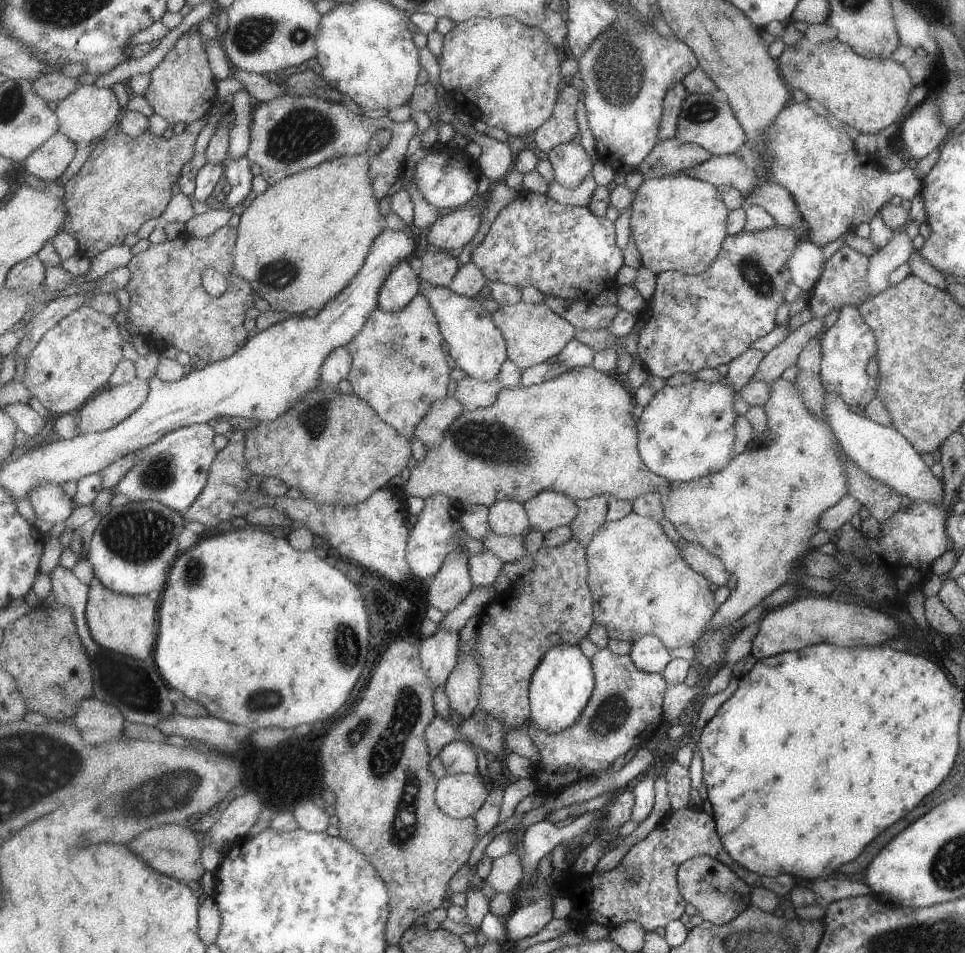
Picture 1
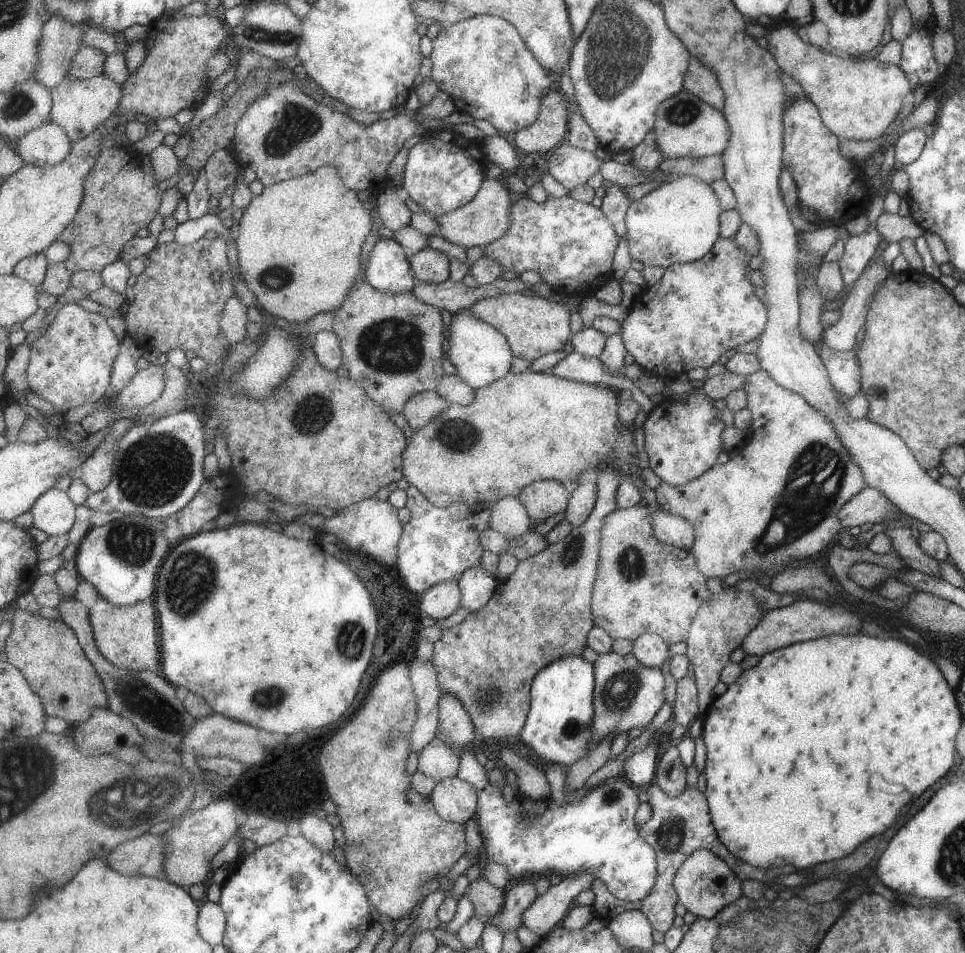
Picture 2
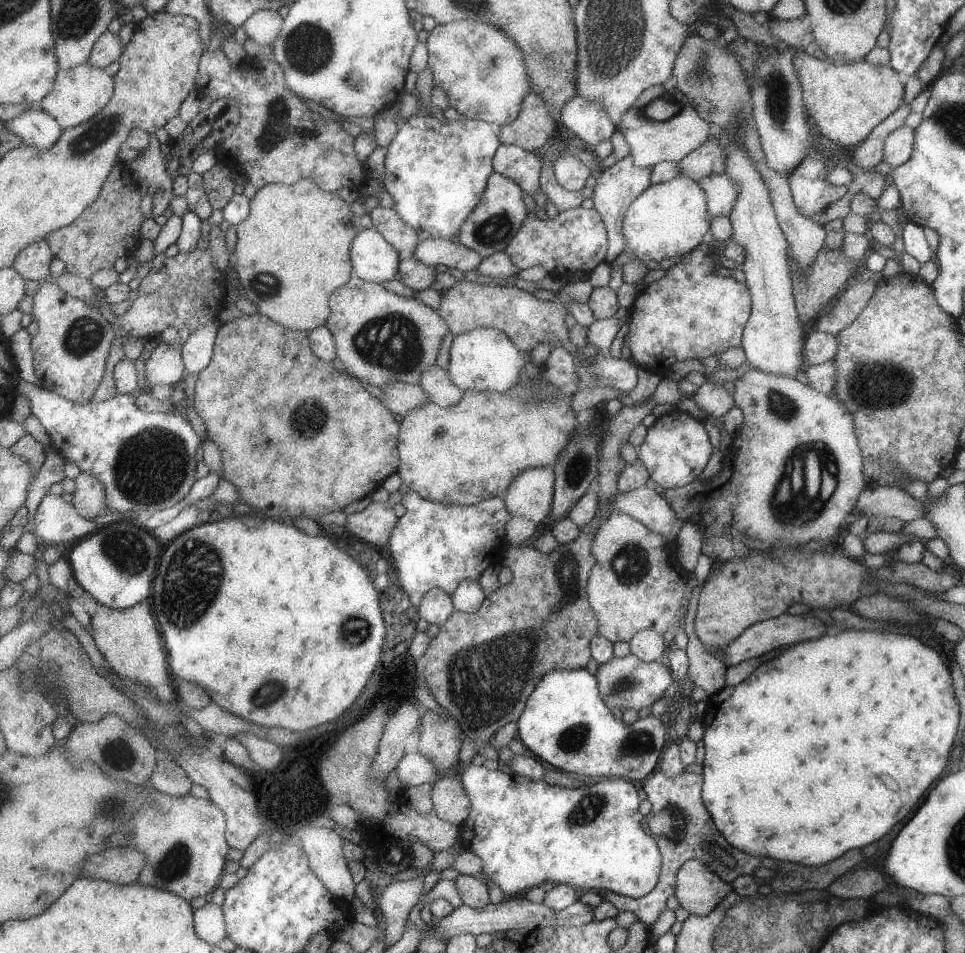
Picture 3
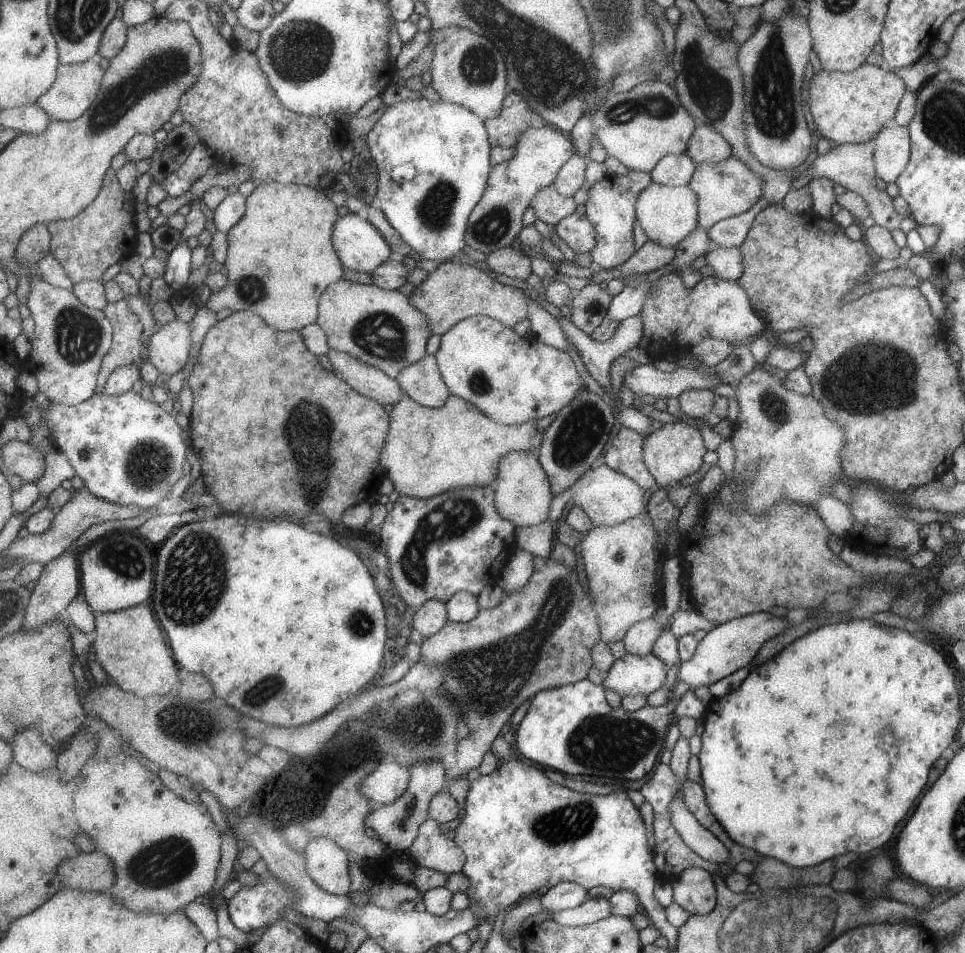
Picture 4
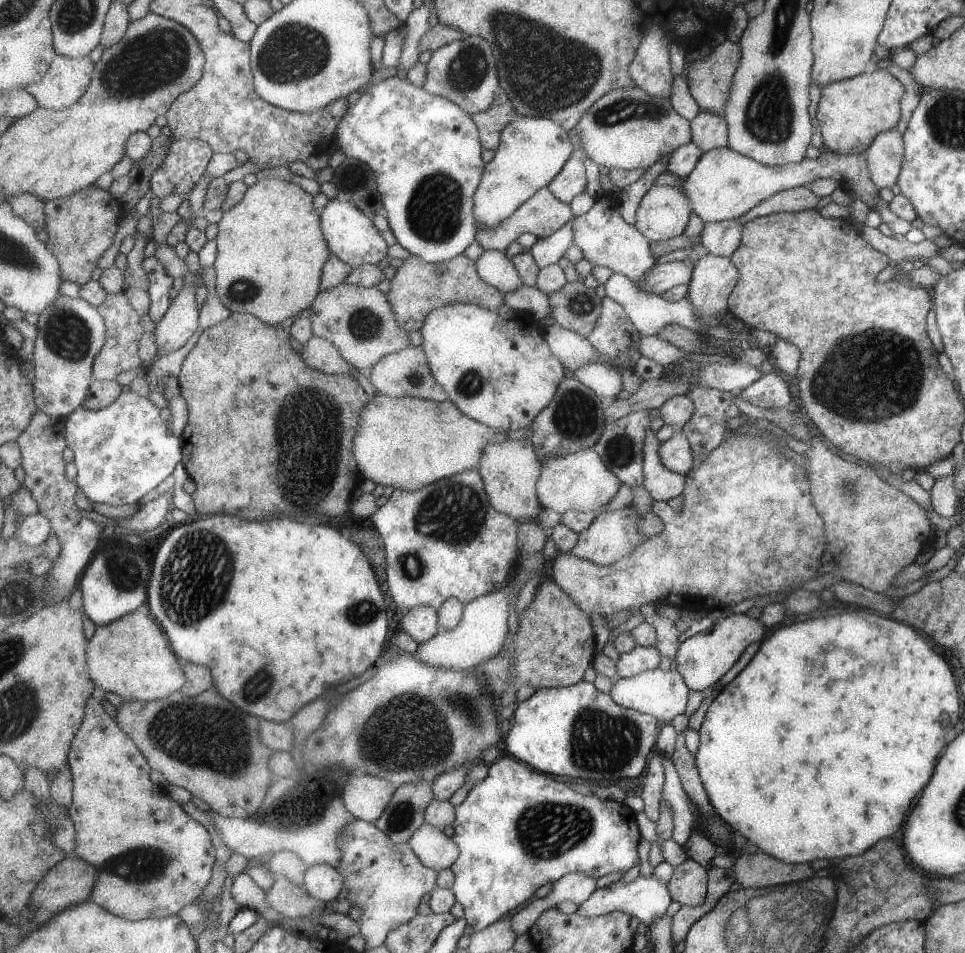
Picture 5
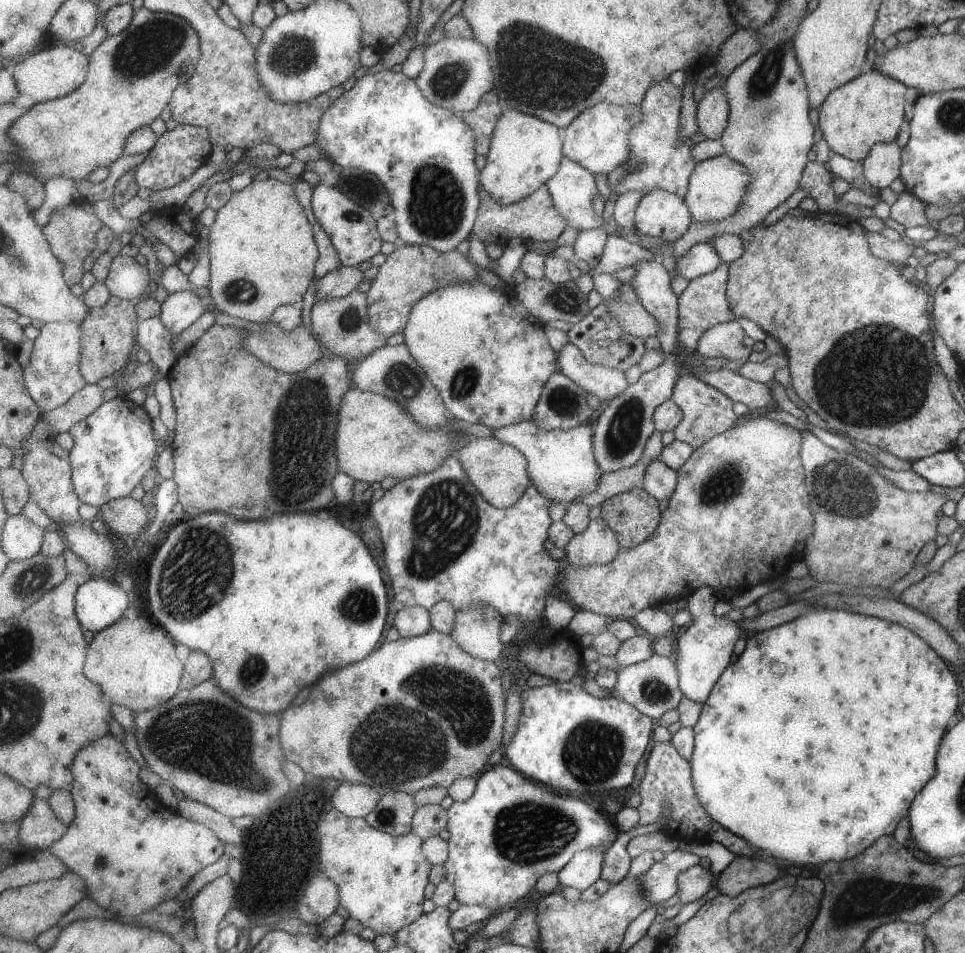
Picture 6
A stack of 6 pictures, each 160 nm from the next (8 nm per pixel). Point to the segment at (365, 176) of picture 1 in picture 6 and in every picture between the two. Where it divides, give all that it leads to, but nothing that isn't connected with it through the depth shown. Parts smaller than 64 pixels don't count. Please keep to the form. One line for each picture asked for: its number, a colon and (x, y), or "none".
2: (299, 243)
3: (293, 251)
4: (281, 257)
5: (272, 251)
6: (263, 251)

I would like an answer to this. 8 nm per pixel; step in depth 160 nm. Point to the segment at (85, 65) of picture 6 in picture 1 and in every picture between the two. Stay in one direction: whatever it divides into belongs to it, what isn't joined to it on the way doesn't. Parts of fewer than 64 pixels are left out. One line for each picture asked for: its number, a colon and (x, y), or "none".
1: (89, 113)
2: (80, 107)
3: (80, 92)
4: (78, 85)
5: (68, 79)

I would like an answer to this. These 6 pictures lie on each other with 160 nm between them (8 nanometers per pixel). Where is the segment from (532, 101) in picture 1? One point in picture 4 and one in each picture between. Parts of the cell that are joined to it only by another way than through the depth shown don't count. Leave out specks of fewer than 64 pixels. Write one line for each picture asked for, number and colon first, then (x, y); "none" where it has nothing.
2: (483, 64)
3: (480, 68)
4: (466, 70)

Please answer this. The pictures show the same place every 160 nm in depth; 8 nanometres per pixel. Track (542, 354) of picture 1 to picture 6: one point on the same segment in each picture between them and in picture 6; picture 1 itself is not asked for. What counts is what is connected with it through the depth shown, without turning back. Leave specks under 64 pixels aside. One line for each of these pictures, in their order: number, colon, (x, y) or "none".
2: (533, 326)
3: (528, 321)
4: (453, 291)
5: (419, 287)
6: (411, 272)

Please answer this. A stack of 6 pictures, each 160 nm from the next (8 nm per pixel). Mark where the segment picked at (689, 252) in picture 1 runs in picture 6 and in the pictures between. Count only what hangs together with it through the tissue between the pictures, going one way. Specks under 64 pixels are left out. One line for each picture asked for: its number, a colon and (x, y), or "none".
2: (678, 221)
3: (668, 219)
4: (667, 214)
5: (662, 213)
6: (660, 214)

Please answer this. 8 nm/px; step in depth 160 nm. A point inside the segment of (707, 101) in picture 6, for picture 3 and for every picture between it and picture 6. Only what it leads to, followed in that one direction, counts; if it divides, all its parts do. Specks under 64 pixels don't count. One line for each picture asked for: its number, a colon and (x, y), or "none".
3: (707, 159)
4: (705, 145)
5: (708, 131)

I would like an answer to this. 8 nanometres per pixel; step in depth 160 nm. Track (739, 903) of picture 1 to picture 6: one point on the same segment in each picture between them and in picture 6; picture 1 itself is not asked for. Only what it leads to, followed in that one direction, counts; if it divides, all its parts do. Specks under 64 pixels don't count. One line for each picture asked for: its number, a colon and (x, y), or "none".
2: (704, 884)
3: (697, 889)
4: (693, 890)
5: (687, 885)
6: (692, 883)

